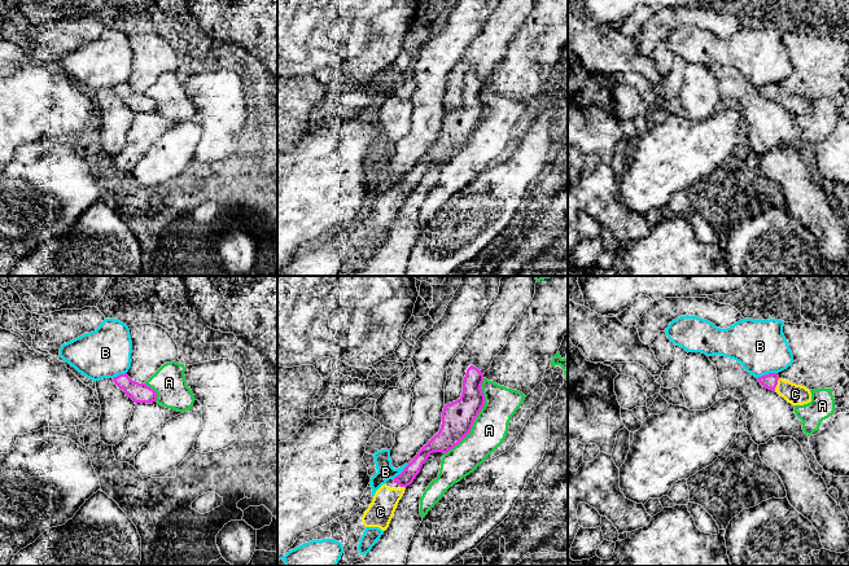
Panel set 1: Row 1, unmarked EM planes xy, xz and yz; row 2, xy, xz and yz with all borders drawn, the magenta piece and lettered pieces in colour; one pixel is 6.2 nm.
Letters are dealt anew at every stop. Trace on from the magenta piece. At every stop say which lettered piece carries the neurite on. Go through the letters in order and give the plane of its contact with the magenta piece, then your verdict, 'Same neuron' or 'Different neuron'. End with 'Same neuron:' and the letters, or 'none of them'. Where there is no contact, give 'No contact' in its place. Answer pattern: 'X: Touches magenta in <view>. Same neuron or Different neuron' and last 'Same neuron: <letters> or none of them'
A: Touches magenta in xz. Different neuron
B: Touches magenta in yz. Different neuron
C: Touches magenta in yz. Same neuron
Same neuron: C

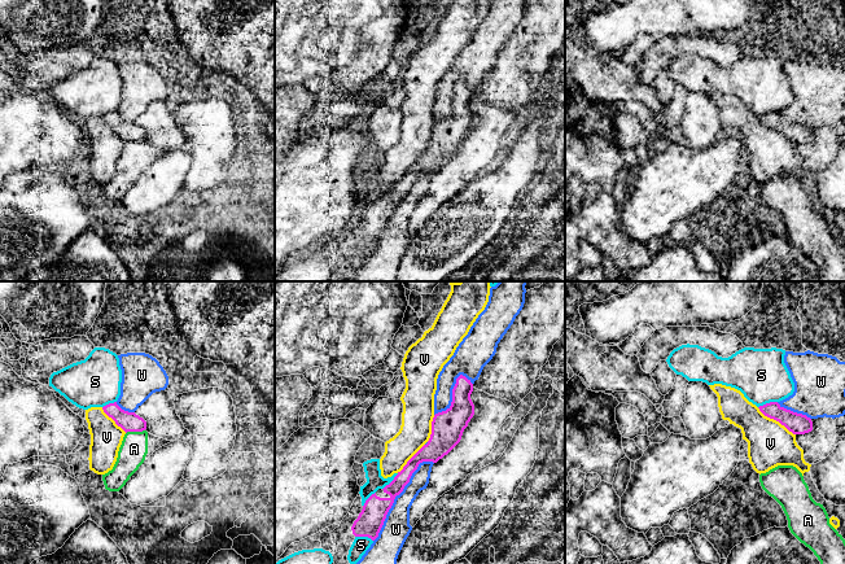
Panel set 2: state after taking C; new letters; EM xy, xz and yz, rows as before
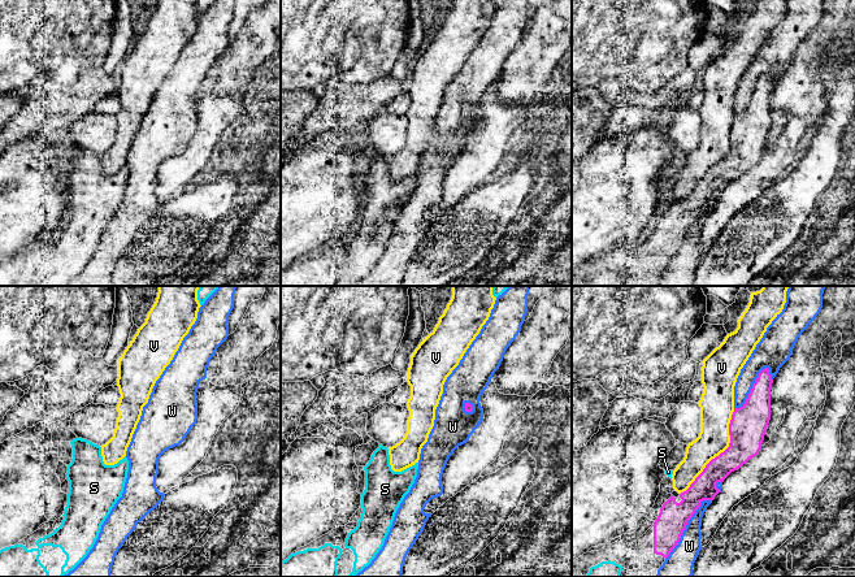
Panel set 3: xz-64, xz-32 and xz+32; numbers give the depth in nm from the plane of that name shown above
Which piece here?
A: Touches magenta in xy. Different neuron
S: Touches magenta in yz. Different neuron
V: Touches magenta in yz. Different neuron
W: Touches magenta in xz. Different neuron
Same neuron: none of them

